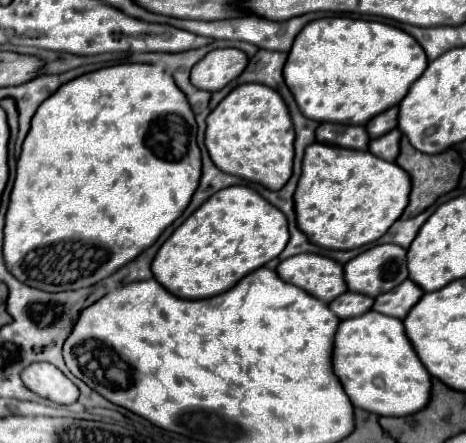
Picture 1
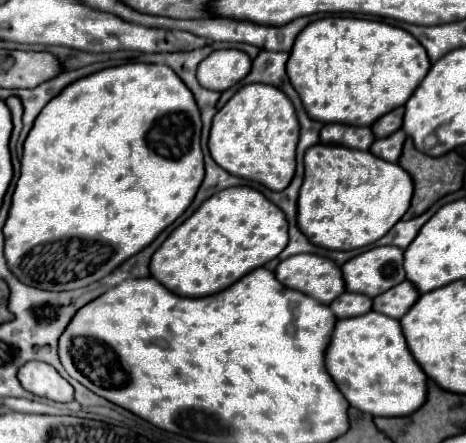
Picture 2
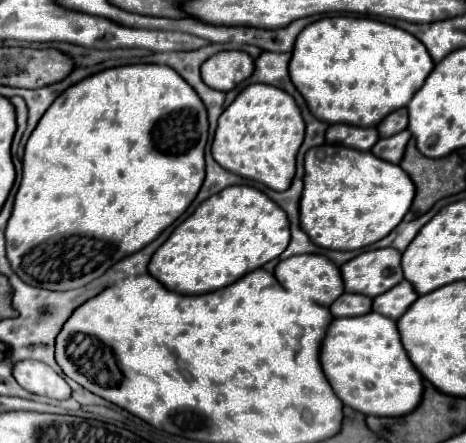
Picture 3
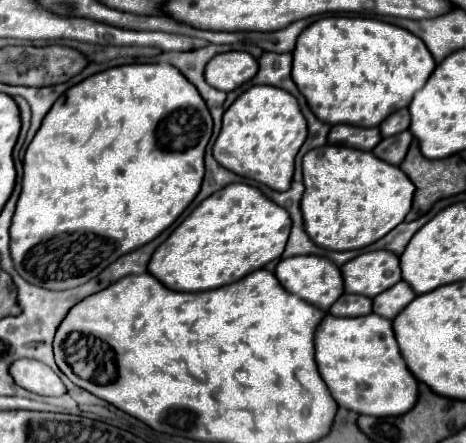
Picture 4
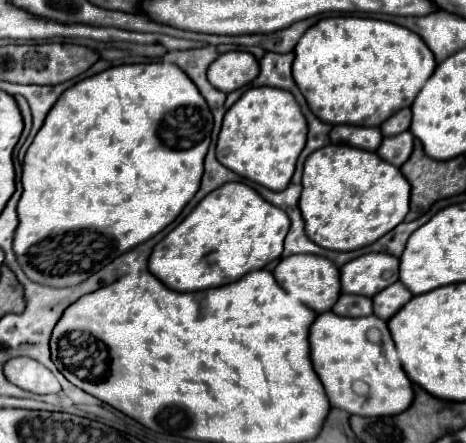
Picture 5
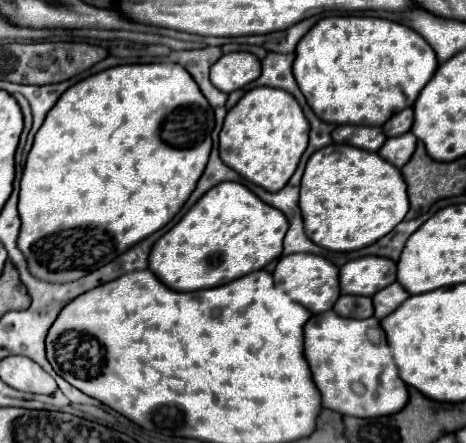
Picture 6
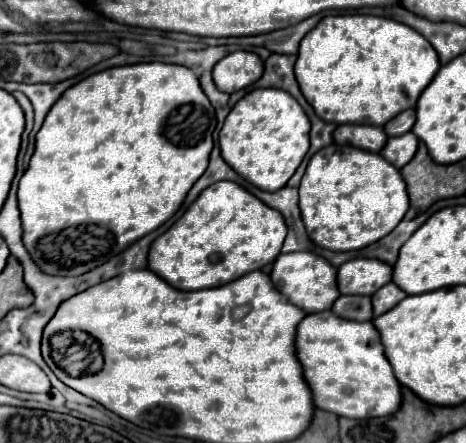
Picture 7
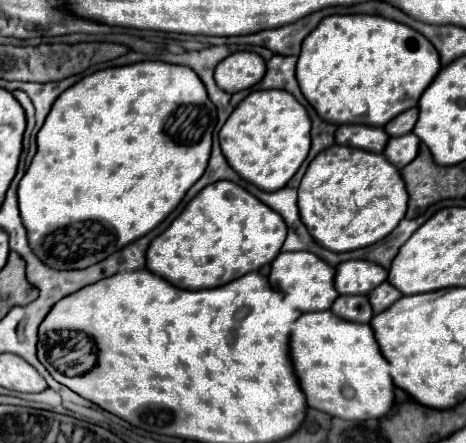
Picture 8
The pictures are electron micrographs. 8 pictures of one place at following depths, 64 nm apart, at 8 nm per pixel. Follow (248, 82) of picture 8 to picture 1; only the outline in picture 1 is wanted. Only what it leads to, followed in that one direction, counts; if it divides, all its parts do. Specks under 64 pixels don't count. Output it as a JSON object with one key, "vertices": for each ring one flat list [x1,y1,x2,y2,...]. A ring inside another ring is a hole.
{"vertices":[[236,48,212,50,196,68,192,68,192,84,200,90,222,90,226,84,236,80,248,64,248,56]]}

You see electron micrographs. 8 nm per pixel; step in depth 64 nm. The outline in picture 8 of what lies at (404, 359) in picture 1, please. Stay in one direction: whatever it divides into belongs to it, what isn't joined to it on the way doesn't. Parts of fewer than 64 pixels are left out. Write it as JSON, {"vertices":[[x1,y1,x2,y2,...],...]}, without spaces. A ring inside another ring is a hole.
{"vertices":[[330,310,304,312,292,326,290,358,308,408,342,420,382,418,394,404,388,362,380,354,370,324,340,320]]}

